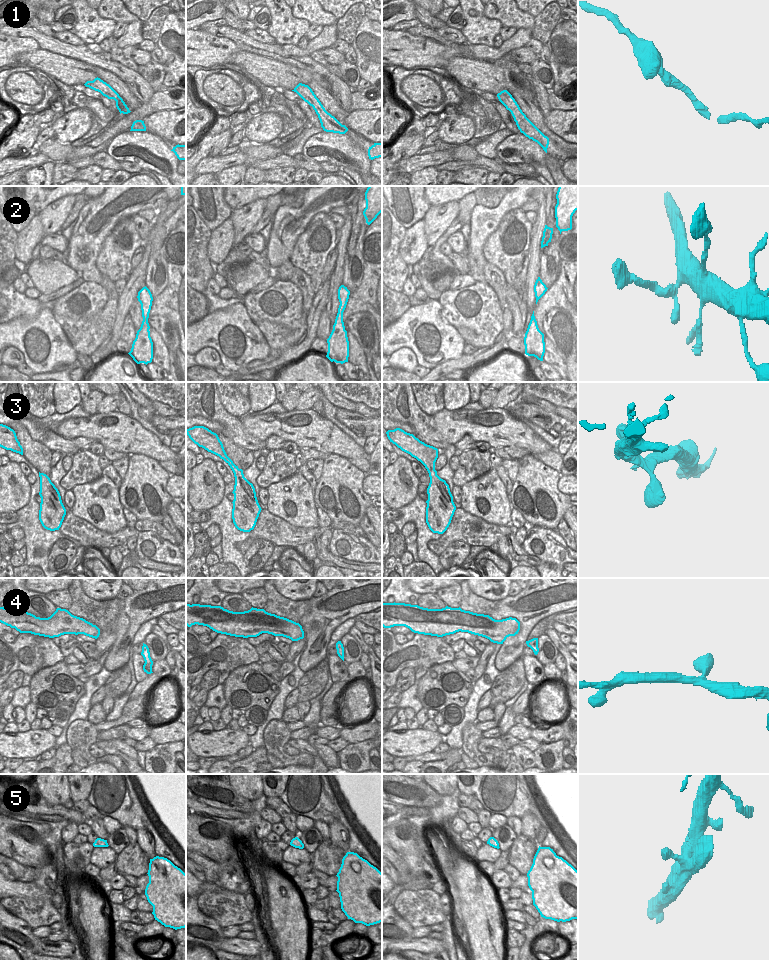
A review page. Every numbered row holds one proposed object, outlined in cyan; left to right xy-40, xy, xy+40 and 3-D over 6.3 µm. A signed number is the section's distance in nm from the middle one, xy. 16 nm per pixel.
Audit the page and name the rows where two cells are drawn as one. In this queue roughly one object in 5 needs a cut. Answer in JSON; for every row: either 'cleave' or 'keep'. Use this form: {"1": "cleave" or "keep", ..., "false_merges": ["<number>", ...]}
{"1": "keep", "2": "keep", "3": "keep", "4": "keep", "5": "keep", "false_merges": []}

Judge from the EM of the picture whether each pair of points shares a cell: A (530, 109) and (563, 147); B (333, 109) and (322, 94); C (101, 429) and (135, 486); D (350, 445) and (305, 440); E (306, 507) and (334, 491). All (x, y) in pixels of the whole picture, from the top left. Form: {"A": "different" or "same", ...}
{"A": "same", "B": "same", "C": "different", "D": "same", "E": "different"}

